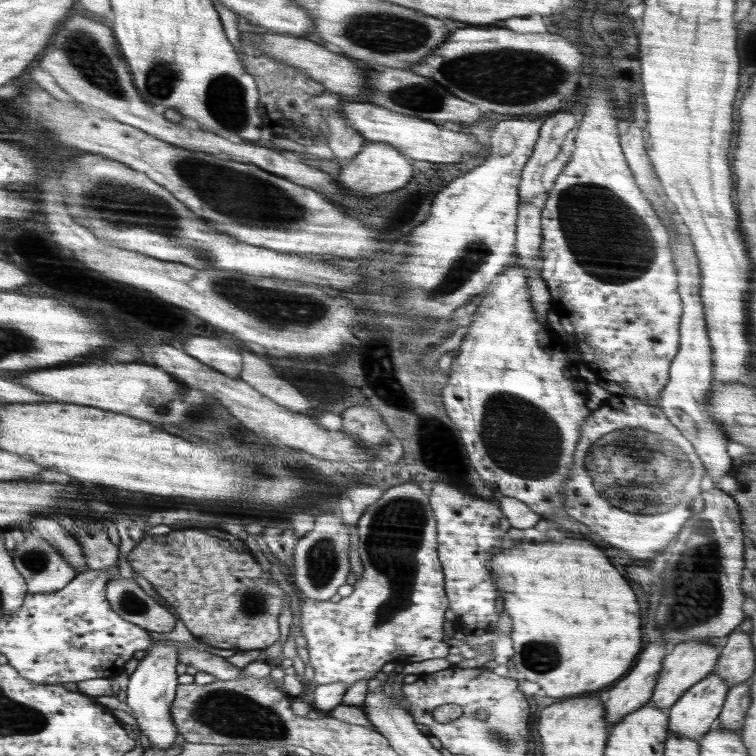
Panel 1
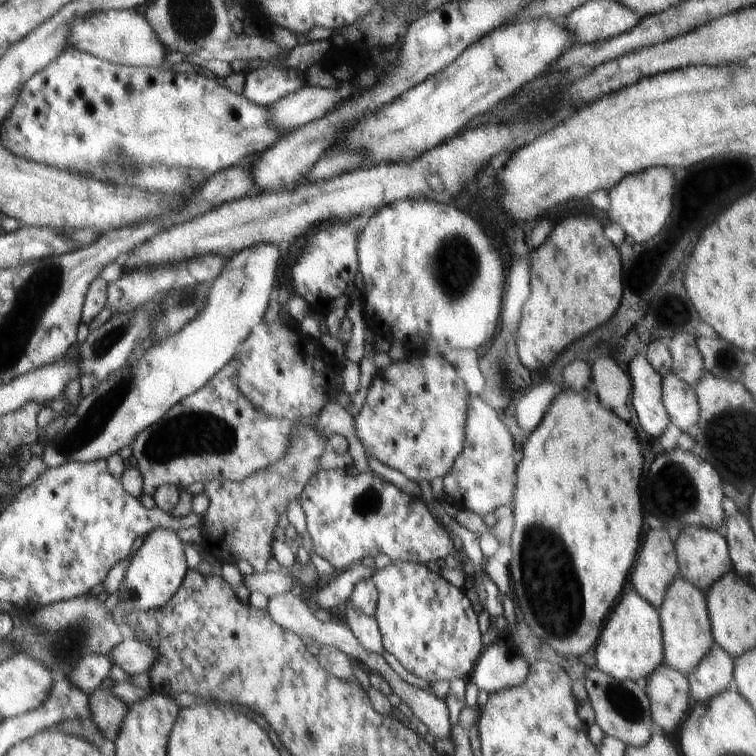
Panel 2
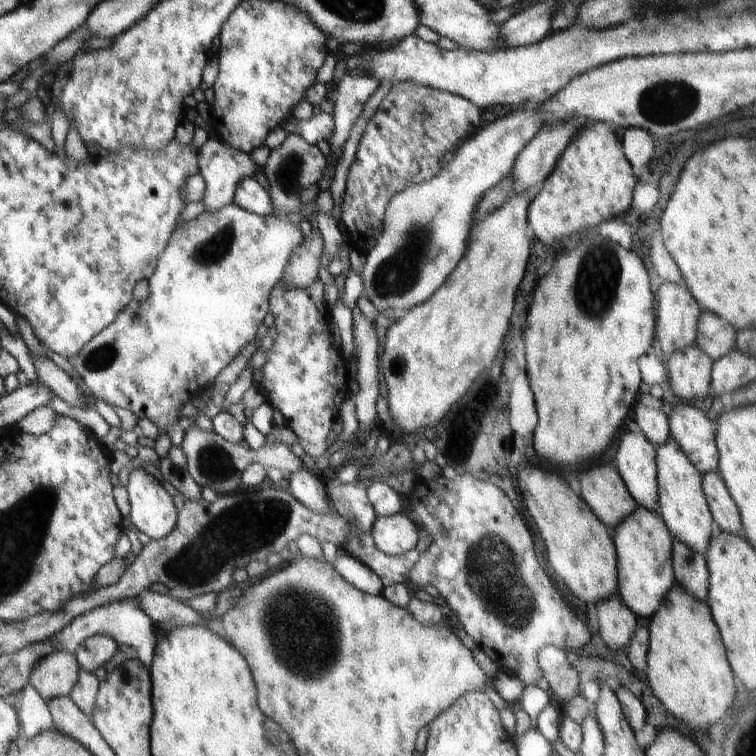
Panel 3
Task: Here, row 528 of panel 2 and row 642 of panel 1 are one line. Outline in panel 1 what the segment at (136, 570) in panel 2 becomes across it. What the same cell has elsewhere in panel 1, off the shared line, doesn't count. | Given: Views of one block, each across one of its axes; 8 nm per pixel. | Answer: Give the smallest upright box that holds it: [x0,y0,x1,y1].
[125,641,179,749]

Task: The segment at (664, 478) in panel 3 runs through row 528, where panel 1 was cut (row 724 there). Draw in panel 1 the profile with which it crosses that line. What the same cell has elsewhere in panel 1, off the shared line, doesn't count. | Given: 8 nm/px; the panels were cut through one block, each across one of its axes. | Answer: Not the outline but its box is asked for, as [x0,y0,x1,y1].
[666,672,729,741]

